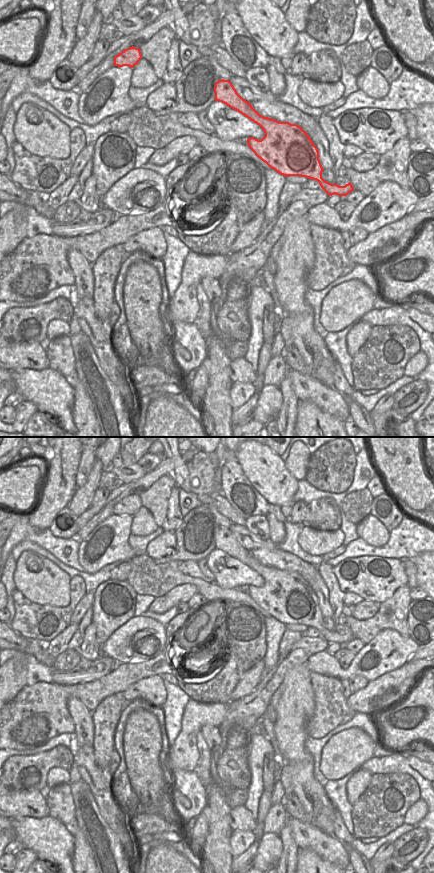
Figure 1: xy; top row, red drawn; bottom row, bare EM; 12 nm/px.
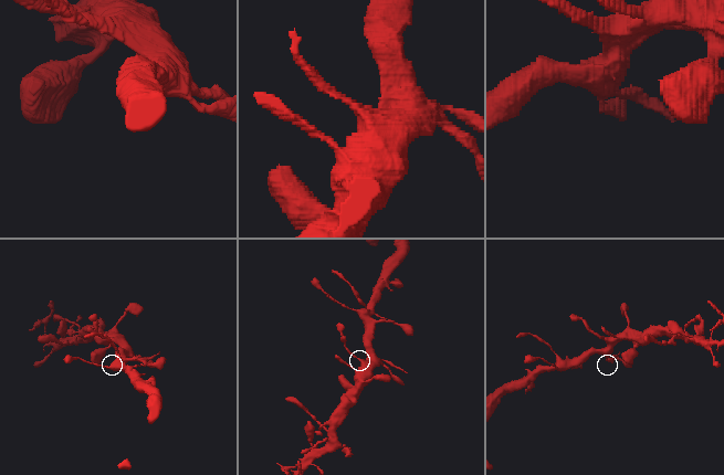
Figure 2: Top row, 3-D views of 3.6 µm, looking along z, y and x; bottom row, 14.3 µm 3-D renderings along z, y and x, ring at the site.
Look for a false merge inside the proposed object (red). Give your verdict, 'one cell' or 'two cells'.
one cell

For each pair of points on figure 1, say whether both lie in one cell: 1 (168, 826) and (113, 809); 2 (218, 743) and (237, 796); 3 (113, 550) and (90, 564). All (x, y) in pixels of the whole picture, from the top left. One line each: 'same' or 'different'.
1: different
2: same
3: same

